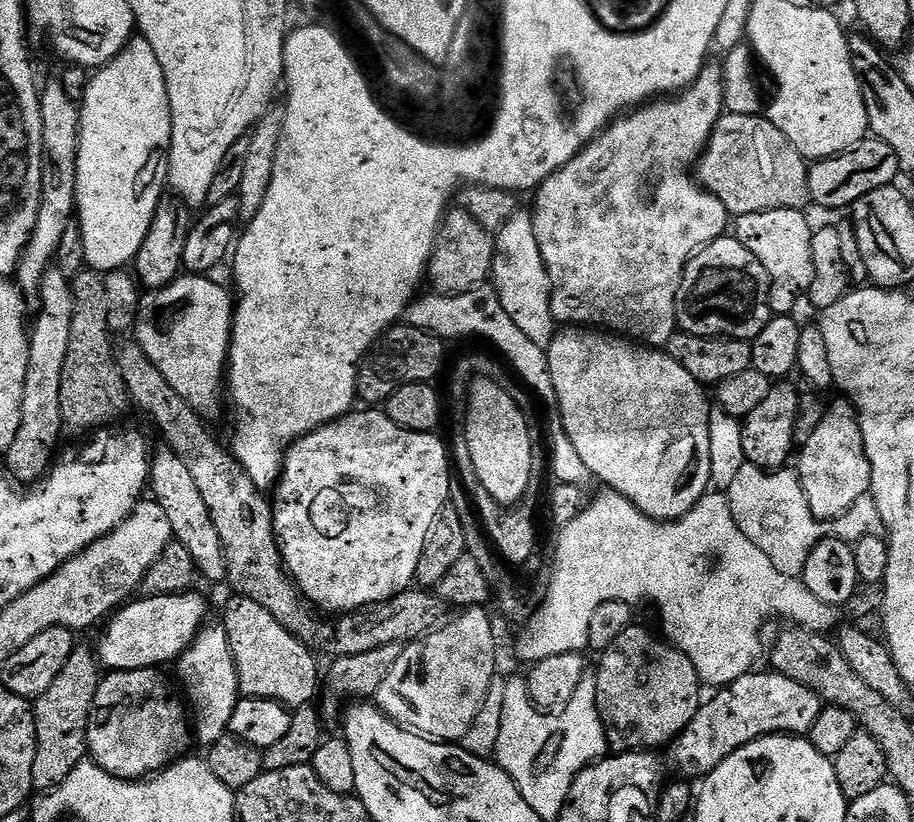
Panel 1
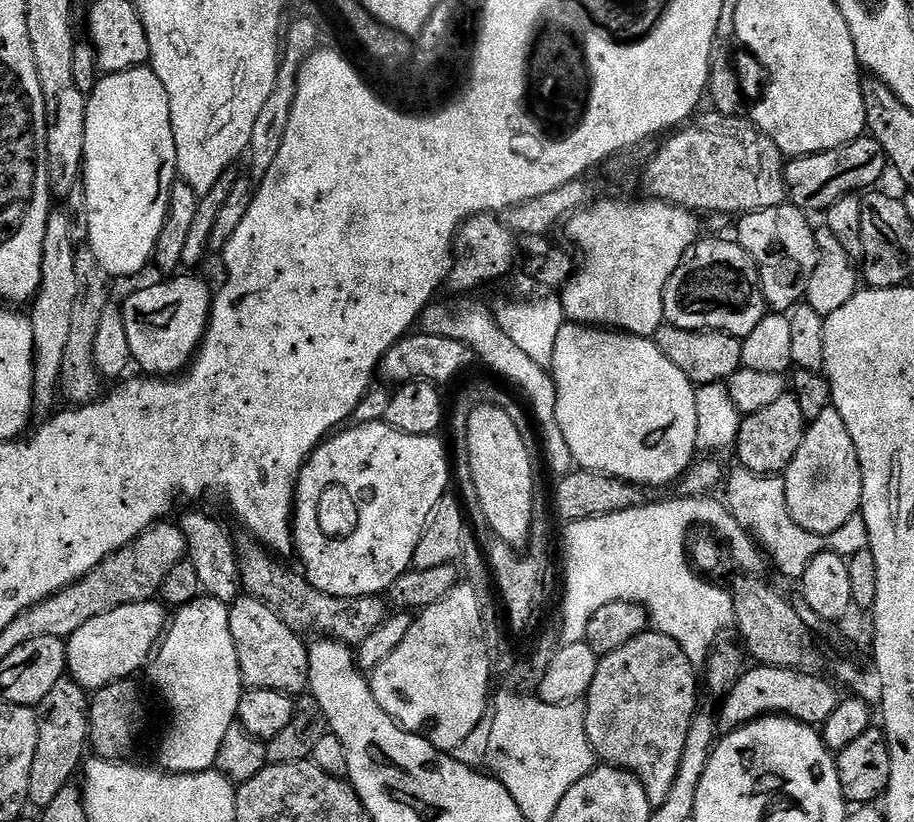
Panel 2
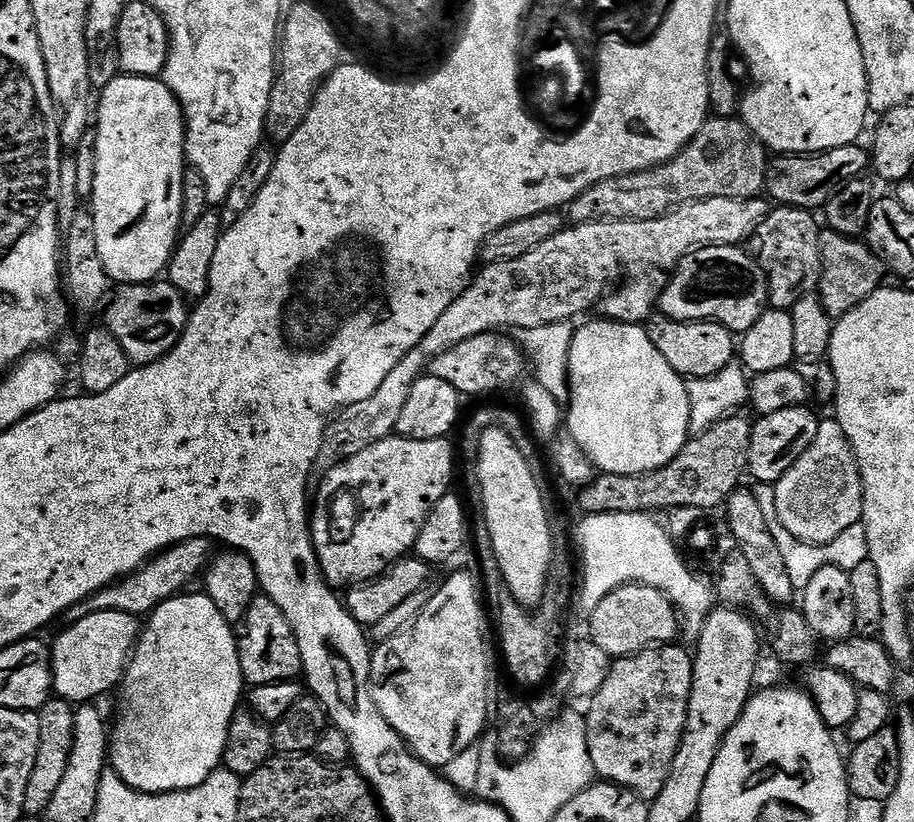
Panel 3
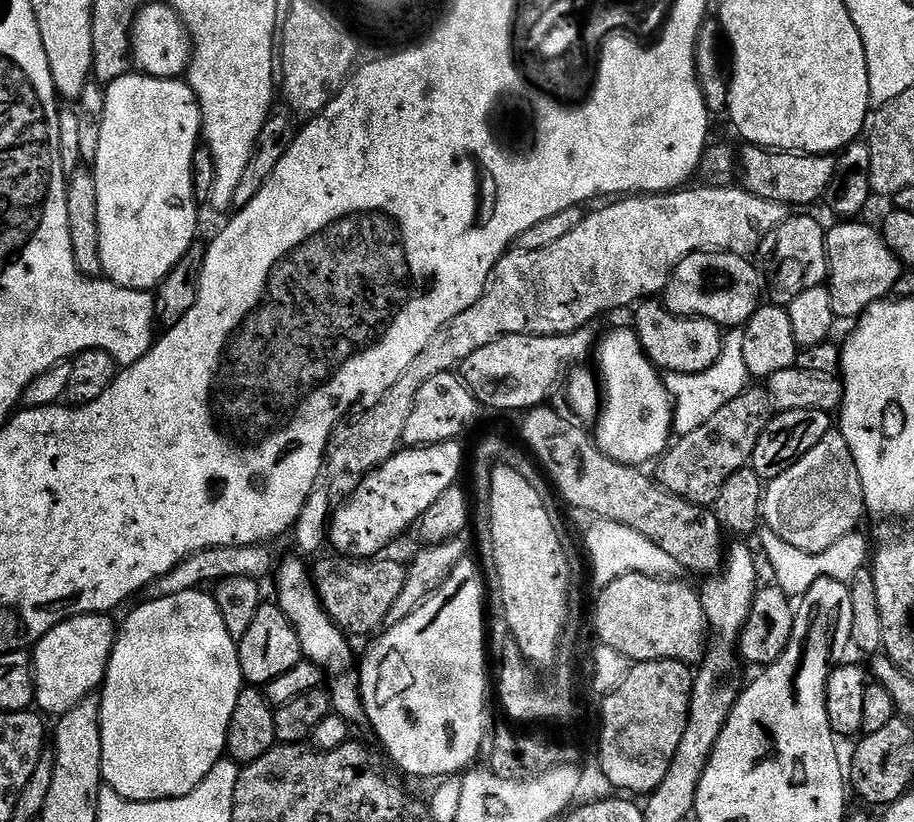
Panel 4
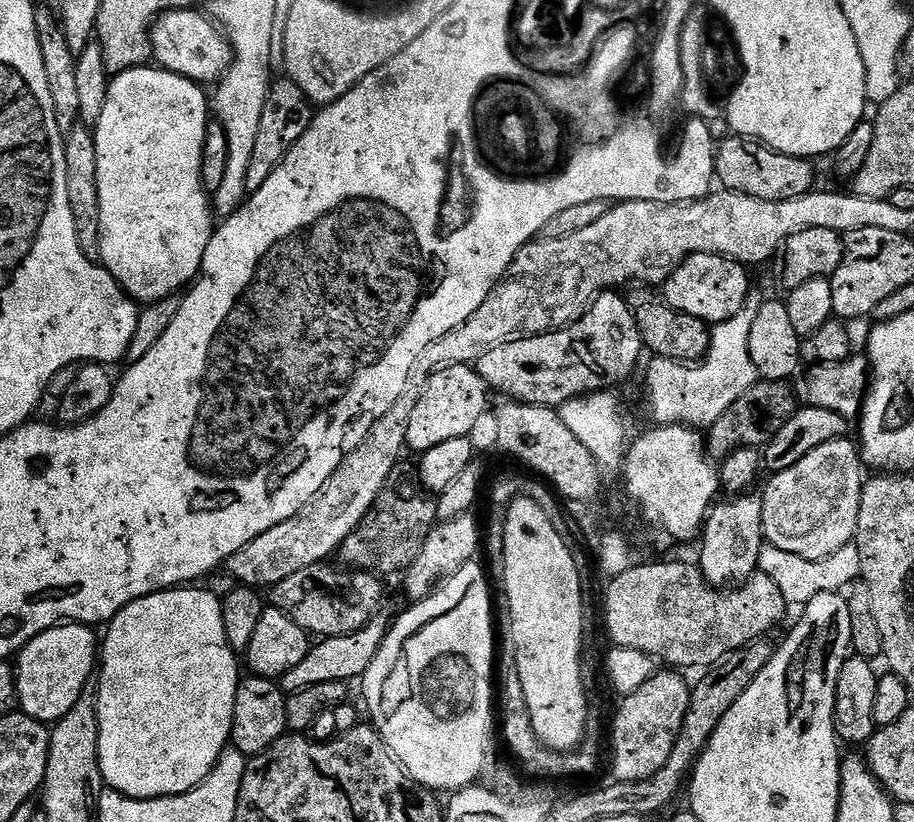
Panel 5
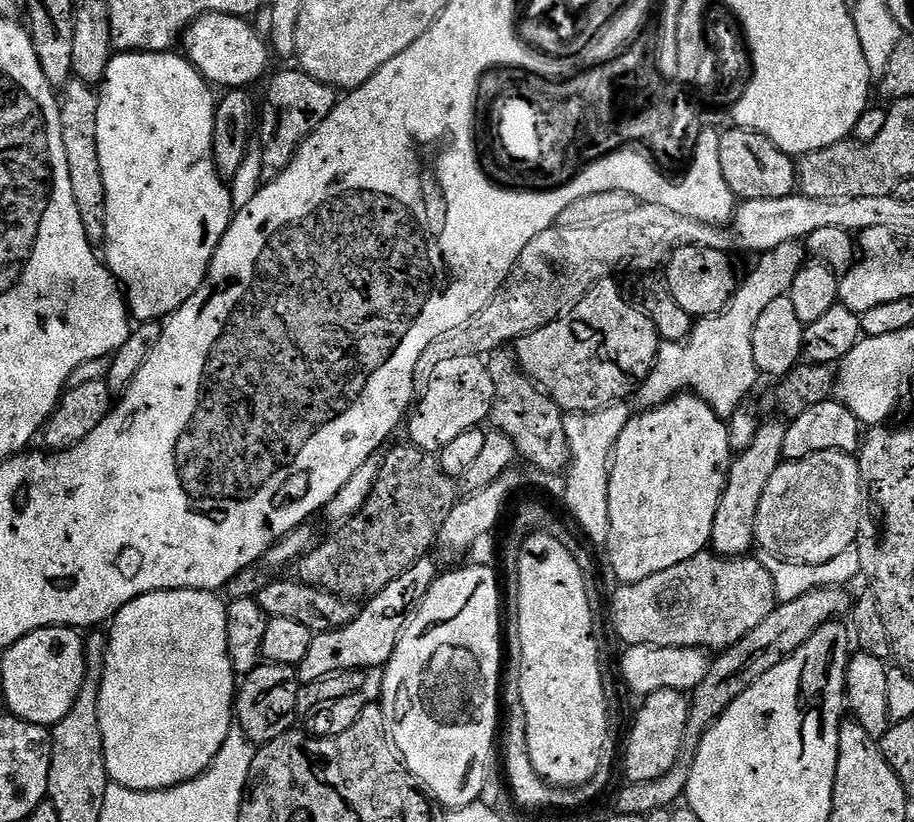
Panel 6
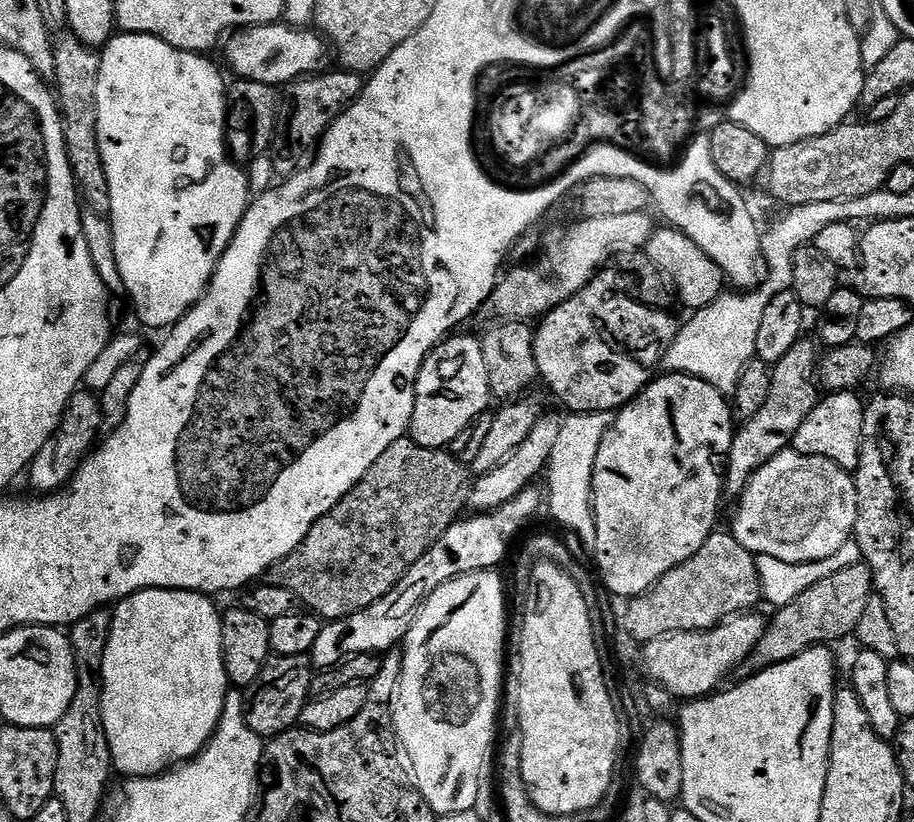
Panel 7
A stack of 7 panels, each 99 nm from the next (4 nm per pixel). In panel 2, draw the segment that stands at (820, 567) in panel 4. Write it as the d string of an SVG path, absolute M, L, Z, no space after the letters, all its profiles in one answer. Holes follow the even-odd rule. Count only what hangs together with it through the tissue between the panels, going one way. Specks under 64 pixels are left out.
M779 475L752 476L752 488L732 488L726 495L728 509L743 528L748 529L753 540L766 553L767 559L776 563L776 568L784 576L789 576L792 582L799 581L804 575L806 566L820 552L832 551L842 557L853 556L859 550L867 548L869 531L866 530L864 517L852 516L846 526L832 531L828 536L816 536L812 532L802 530L798 522L790 514L786 506L786 490L784 481ZM768 551L768 552L767 552ZM772 559L772 560L771 560Z

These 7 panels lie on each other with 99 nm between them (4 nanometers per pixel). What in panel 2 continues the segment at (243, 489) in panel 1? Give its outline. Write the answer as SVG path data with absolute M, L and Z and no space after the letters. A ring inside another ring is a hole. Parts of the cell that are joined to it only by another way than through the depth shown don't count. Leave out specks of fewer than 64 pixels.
M244 538L244 541L241 539L236 553L240 563L241 589L255 600L260 600L266 606L270 606L274 610L274 614L278 614L278 618L282 618L282 622L286 622L286 626L290 626L290 630L301 634L316 632L312 634L320 638L337 640L339 644L358 646L362 642L366 642L366 638L370 638L370 634L374 634L374 630L378 630L378 626L382 626L390 615L389 605L387 603L384 605L380 596L331 596L325 592L319 592L313 584L308 583L303 575L295 576L290 569L283 568L280 565L283 563L273 553L267 551L263 544L251 538Z

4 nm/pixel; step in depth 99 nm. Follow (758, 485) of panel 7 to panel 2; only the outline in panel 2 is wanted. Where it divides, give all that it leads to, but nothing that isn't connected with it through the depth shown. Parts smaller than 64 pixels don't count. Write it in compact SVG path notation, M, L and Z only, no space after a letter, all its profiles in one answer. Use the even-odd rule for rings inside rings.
M834 407L822 410L822 415L814 418L804 429L802 446L783 473L786 490L786 506L802 526L802 530L816 536L828 536L832 531L846 526L852 516L860 510L862 498L862 466L858 462L858 450L842 414Z

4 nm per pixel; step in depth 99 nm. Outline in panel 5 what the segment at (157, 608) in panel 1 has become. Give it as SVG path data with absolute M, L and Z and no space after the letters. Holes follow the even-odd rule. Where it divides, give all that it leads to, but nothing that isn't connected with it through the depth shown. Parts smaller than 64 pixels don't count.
M65 622L48 628L45 632L39 632L18 654L14 664L16 674L16 698L19 711L25 716L39 720L45 726L55 725L78 702L78 698L89 687L88 679L93 679L98 668L98 636L87 624L73 624Z

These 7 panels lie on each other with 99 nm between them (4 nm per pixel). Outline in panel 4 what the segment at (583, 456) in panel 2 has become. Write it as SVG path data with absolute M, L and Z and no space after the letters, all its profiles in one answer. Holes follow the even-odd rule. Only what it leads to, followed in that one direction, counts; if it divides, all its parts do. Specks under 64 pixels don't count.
M620 328L617 332L610 333L605 340L603 337L595 349L594 360L600 363L598 376L602 381L602 407L594 424L596 426L596 432L594 431L596 447L601 448L611 460L633 466L644 466L647 460L654 459L655 461L663 457L664 453L669 451L670 441L674 436L672 396L668 392L668 387L664 385L664 376L642 350L635 331L628 329L627 332L626 329Z

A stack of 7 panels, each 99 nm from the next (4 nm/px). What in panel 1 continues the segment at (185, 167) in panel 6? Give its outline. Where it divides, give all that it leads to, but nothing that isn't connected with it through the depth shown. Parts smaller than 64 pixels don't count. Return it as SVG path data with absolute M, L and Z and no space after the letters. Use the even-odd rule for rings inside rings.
M133 38L127 46L113 58L109 64L105 64L89 79L88 89L84 95L80 110L80 137L78 138L78 182L76 183L76 216L80 224L81 238L85 248L84 263L99 274L119 272L127 269L136 259L136 255L142 249L146 241L147 231L150 230L154 214L158 209L160 197L165 195L168 183L168 155L172 149L172 111L170 110L170 98L166 90L166 78L162 74L162 66L150 42L143 38Z

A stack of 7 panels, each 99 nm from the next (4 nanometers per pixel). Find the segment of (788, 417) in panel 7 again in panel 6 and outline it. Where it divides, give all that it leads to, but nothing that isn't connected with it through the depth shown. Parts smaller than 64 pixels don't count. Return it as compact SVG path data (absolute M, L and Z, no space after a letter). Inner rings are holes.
M765 419L754 436L754 442L733 459L728 469L728 481L724 483L724 493L714 514L710 541L711 551L721 558L747 556L756 544L758 506L762 502L766 482L770 482L774 470L782 463L782 442L786 438L788 424L780 420Z

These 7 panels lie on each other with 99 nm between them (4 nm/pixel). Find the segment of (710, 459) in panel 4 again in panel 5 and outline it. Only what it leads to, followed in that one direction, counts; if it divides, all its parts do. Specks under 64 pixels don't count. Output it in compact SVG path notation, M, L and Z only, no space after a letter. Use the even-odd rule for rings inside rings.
M769 380L767 382L757 382L752 389L718 422L714 422L711 428L706 432L706 451L709 457L725 458L738 448L755 448L757 446L766 446L786 426L788 419L794 415L798 407L798 397L794 391L793 385L787 380Z

